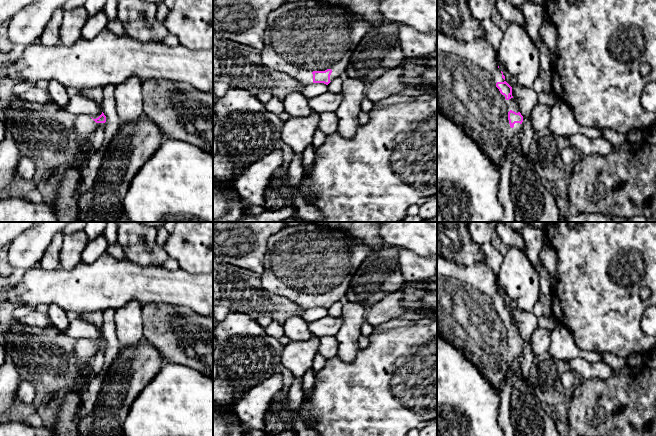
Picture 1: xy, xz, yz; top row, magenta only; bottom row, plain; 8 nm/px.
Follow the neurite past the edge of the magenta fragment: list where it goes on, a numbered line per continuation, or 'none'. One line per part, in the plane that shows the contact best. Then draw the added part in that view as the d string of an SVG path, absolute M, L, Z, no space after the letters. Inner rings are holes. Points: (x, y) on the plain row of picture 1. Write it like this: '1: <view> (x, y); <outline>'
1: yz (467, 295); M437 254L437 334L462 352L491 386L500 392L505 376L511 365L520 357L522 348L515 347L513 352L510 351L508 336L512 334L518 337L520 334L514 322L506 324L496 311L497 306L506 305L502 302L498 290L496 276L486 262L460 265Z

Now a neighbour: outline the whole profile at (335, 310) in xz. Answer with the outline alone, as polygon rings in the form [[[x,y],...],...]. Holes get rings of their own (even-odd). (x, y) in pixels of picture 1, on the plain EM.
[[[341,301],[335,302],[328,308],[328,316],[330,317],[341,317],[343,304]]]

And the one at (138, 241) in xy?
[[[116,222],[118,243],[125,258],[139,266],[164,267],[169,258],[165,248],[156,242],[157,229],[142,222]]]

